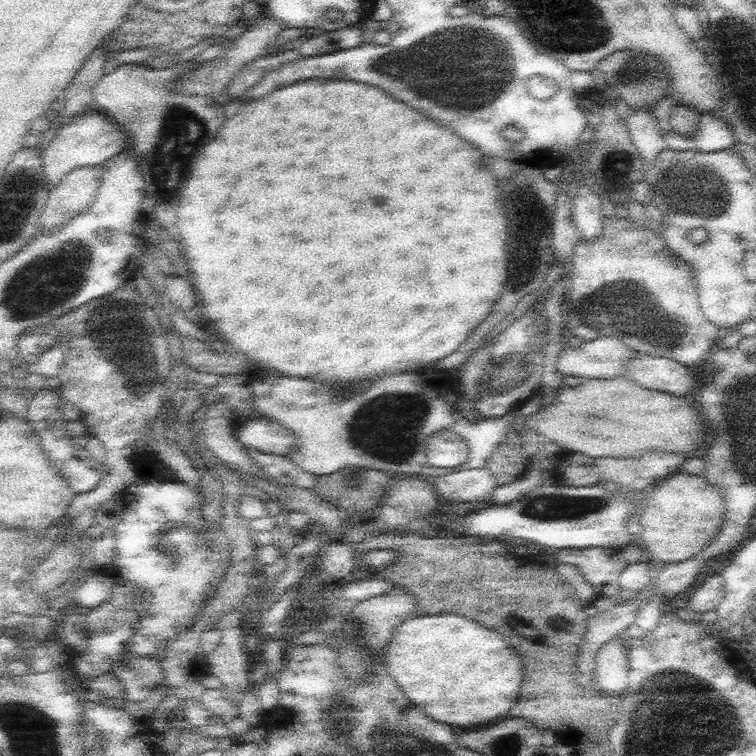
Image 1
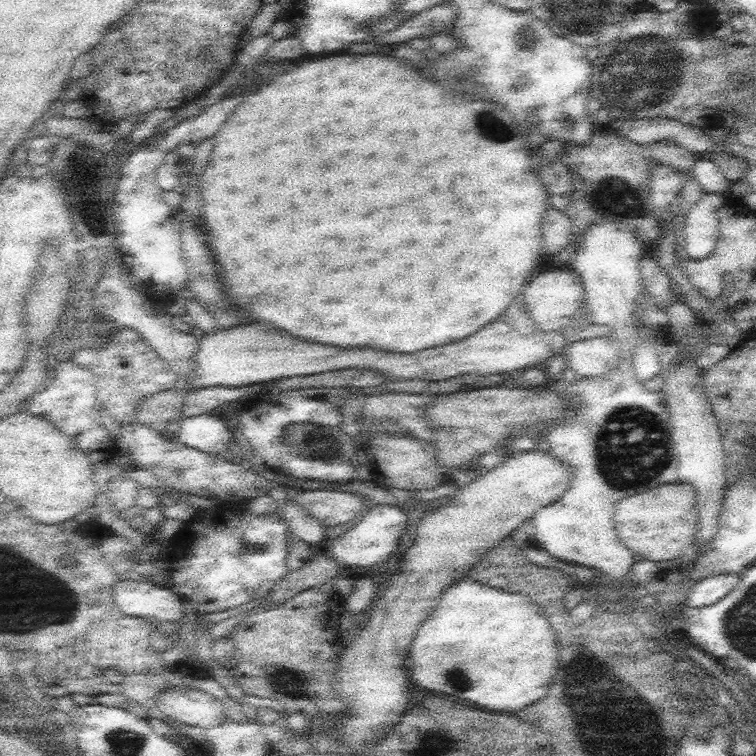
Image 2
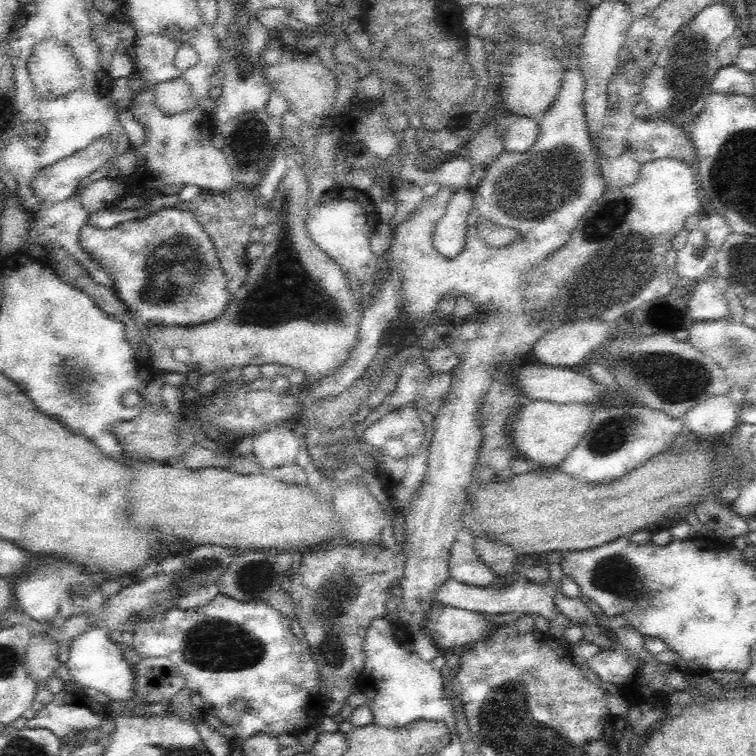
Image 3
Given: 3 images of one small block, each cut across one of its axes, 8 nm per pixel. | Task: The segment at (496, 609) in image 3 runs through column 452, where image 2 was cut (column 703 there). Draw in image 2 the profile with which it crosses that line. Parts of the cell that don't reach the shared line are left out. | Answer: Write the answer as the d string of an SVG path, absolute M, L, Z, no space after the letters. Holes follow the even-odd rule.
M742 571L736 574L707 576L704 580L698 581L687 596L686 608L708 607L723 600L724 596L736 588L741 576Z

